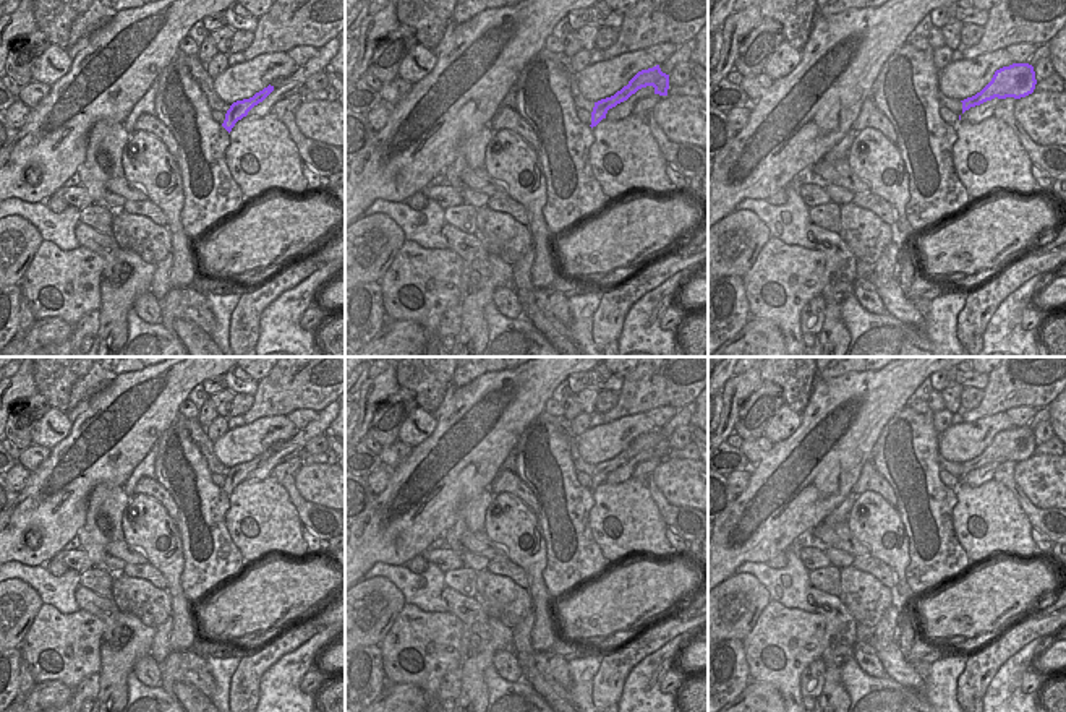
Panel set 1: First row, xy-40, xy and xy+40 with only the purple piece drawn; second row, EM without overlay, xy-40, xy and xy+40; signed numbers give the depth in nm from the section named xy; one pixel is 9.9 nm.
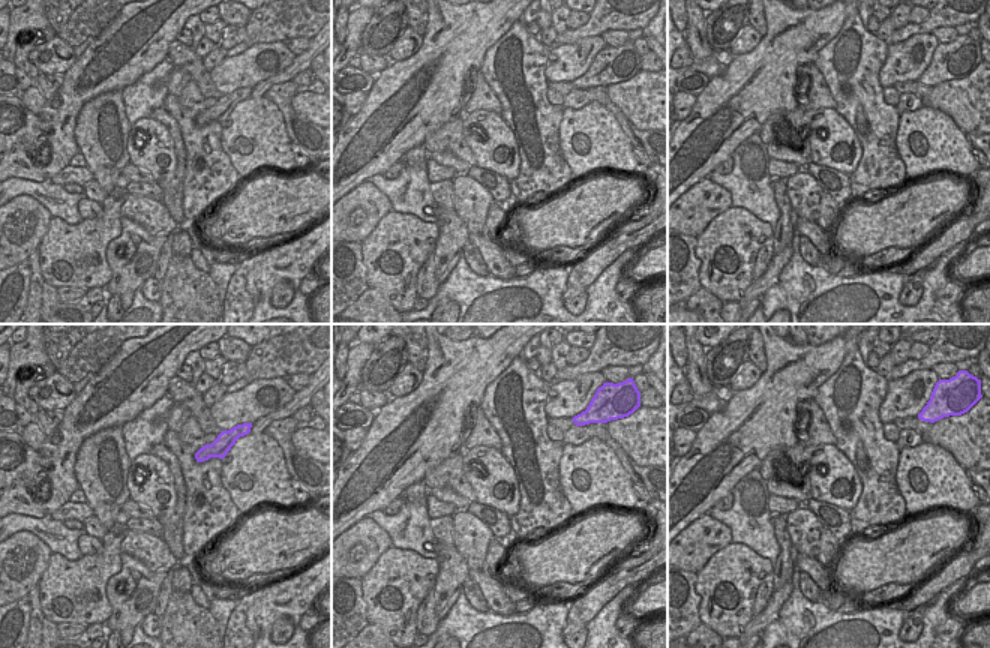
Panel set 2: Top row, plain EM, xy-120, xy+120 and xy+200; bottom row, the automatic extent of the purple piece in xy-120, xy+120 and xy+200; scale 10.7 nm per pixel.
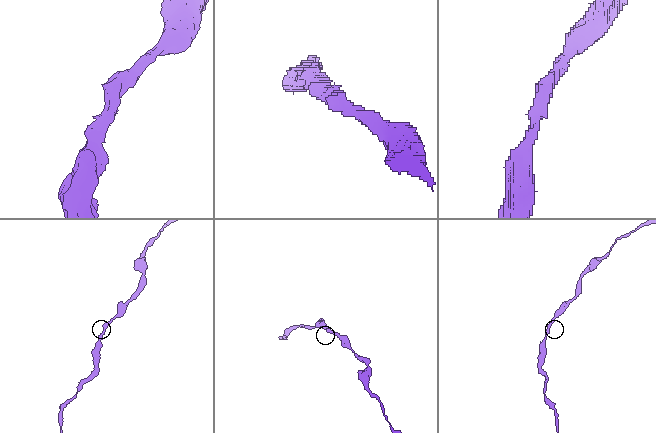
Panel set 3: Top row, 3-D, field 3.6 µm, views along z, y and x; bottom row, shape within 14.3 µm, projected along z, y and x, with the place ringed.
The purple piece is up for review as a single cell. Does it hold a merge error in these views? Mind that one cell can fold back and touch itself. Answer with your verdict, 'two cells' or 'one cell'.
one cell

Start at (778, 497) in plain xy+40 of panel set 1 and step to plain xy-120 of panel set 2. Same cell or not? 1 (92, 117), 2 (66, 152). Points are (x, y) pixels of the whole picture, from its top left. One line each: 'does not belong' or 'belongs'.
1: does not belong
2: belongs

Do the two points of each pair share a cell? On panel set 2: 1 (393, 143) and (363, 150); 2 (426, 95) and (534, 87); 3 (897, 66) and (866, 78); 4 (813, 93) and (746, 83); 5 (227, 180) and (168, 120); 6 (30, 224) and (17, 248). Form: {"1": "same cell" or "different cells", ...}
{"1": "same cell", "2": "different cells", "3": "different cells", "4": "different cells", "5": "different cells", "6": "same cell"}

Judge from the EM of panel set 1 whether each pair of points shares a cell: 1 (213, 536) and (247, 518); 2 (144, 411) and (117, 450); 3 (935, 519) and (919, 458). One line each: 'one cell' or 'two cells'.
1: two cells
2: one cell
3: one cell

